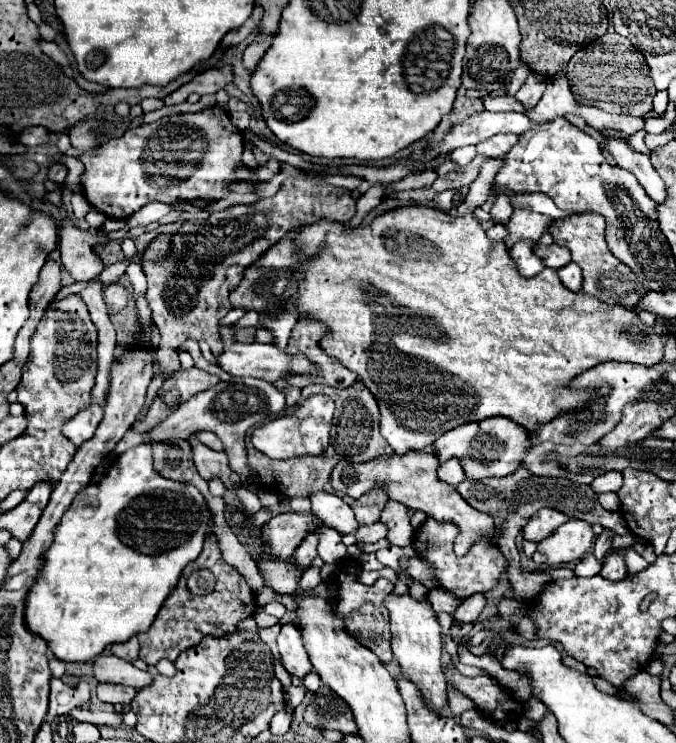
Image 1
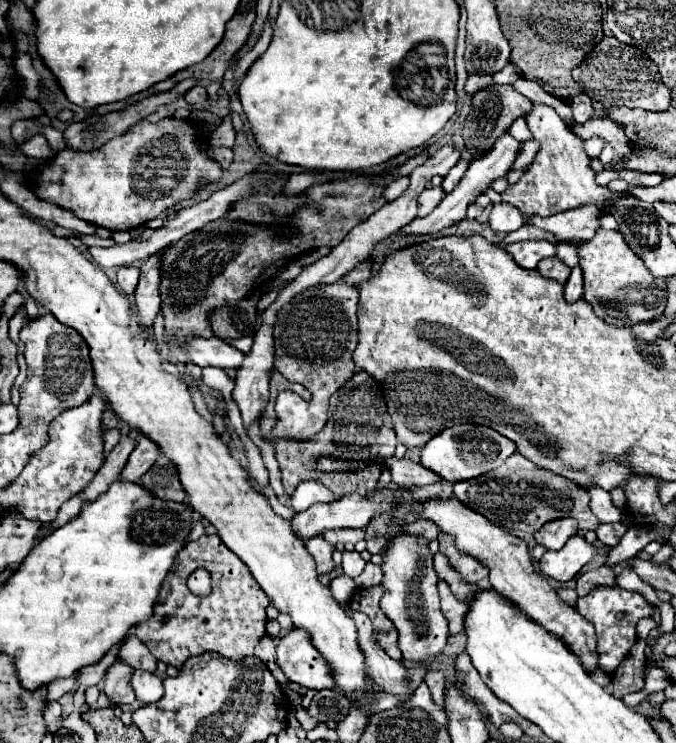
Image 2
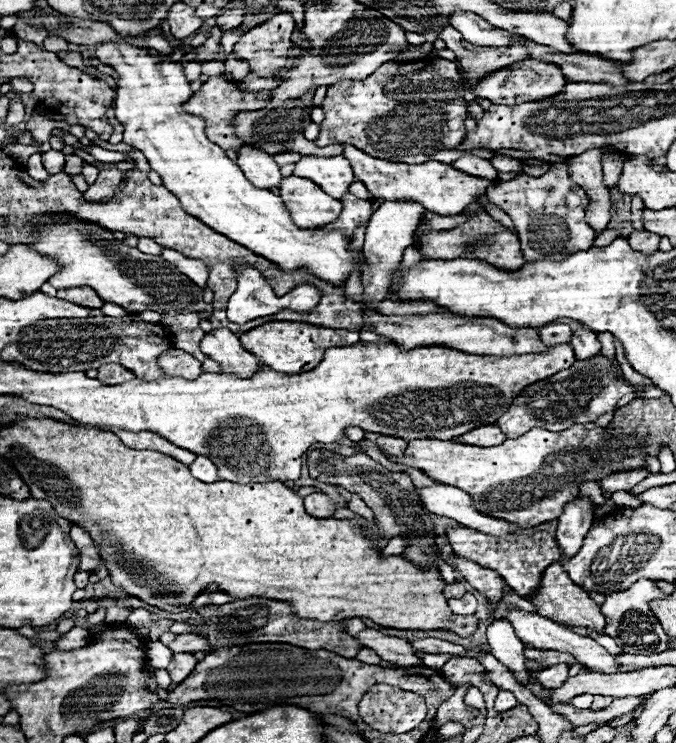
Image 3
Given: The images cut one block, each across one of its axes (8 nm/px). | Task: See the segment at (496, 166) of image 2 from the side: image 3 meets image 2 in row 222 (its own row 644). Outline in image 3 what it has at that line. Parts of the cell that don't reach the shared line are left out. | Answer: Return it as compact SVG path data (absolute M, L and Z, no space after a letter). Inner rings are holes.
M424 638L424 640L414 640L410 642L414 654L456 654L456 656L466 656L466 648L458 644L450 644L438 638Z

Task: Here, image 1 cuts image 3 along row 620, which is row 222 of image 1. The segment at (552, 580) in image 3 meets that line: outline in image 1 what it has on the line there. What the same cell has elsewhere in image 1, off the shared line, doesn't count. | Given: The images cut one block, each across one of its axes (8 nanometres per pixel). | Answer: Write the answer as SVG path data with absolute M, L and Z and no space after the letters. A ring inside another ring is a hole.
M584 212L584 214L576 214L570 218L562 218L562 220L554 220L554 224L550 226L550 234L554 236L556 244L564 246L570 250L572 254L572 262L576 262L582 268L584 274L584 286L582 290L606 304L618 304L624 308L634 310L636 302L640 302L640 296L644 296L648 292L646 286L642 286L636 278L636 274L632 274L632 270L628 270L628 266L624 266L610 250L606 244L606 222L600 214L592 214L592 212Z

